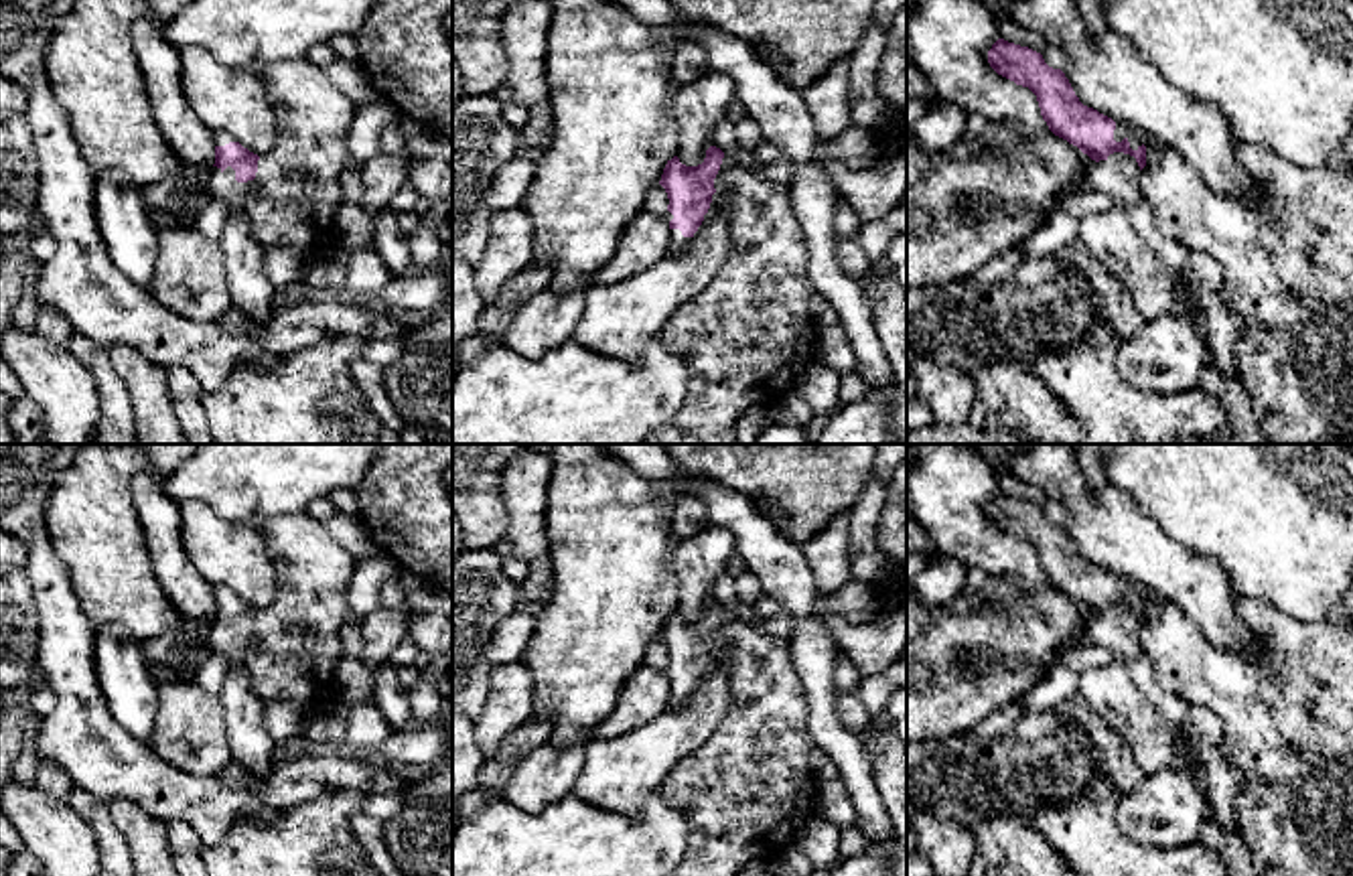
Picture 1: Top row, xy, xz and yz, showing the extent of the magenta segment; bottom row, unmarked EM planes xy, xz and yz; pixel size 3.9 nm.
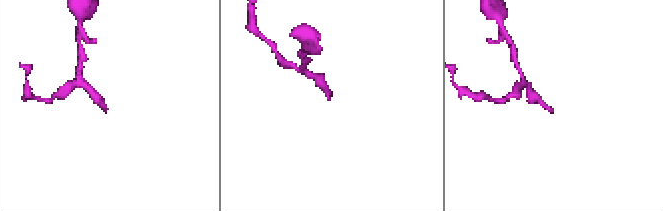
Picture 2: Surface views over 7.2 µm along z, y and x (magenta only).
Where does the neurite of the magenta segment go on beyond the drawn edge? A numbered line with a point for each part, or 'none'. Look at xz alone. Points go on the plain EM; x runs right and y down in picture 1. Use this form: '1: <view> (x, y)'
1: xz (747, 793)

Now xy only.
1: xy (293, 653)

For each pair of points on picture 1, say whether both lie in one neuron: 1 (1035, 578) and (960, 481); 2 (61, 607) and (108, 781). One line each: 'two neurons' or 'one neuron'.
1: one neuron
2: one neuron

